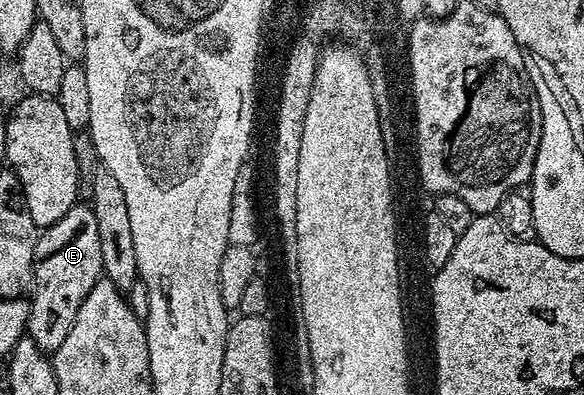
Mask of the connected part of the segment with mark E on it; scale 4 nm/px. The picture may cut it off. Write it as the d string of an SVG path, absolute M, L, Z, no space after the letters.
M76 203L62 219L57 219L57 223L42 230L35 242L35 286L29 292L31 310L25 333L42 353L53 355L57 347L65 343L65 335L69 335L69 327L73 327L77 311L81 311L81 303L85 303L85 295L93 291L102 277L97 215L93 215L90 204Z

